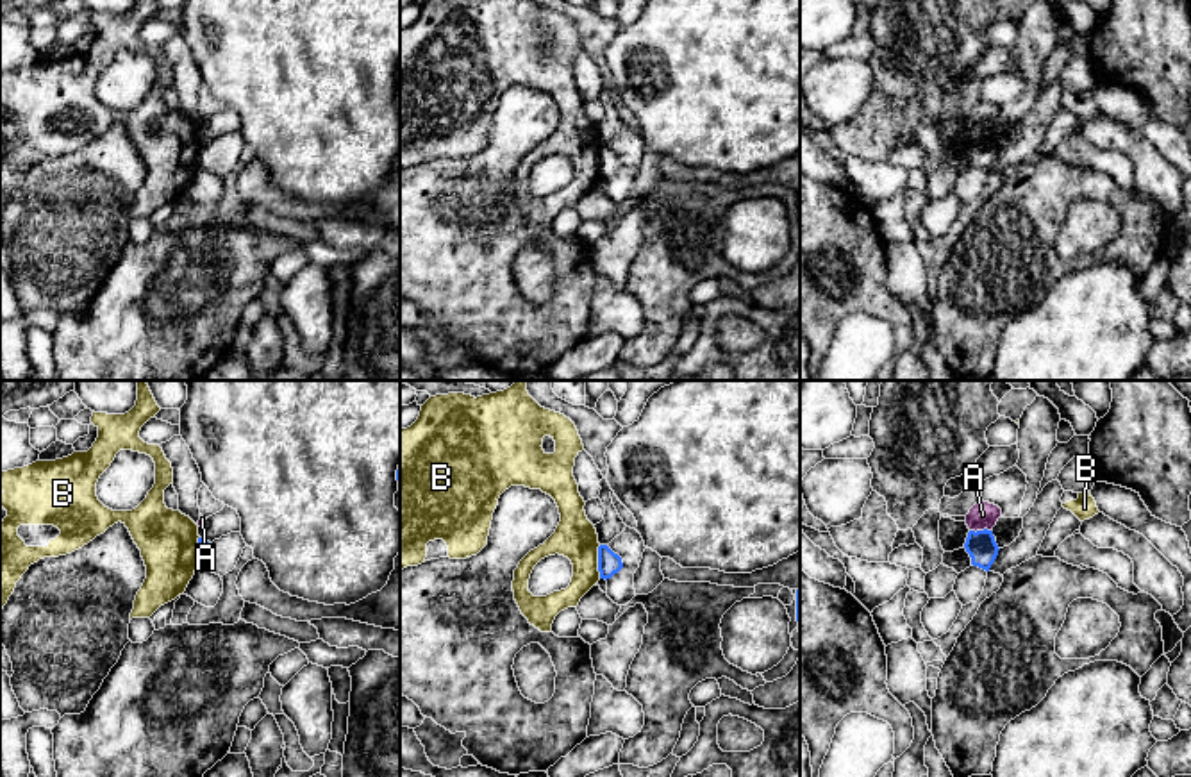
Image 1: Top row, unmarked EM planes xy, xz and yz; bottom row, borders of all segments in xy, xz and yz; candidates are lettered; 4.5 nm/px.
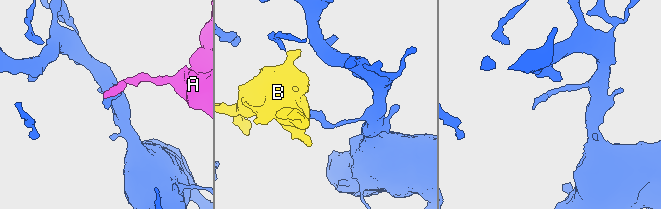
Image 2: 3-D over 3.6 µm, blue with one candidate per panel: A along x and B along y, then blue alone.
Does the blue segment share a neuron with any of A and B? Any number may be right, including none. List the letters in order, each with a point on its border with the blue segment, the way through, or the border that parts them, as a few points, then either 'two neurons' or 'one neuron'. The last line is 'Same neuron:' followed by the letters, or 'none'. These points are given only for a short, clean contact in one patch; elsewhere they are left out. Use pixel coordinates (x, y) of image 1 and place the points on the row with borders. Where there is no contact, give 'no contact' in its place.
A: yz (981, 531) | two neurons
B: xz (599, 561) | along xz (600, 545), (599, 577) | two neurons
Same neuron: none

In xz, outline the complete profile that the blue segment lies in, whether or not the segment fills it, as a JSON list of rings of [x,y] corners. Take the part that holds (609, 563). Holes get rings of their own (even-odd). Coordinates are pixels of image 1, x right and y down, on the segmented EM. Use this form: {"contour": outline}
{"contour": [[[607,545],[598,547],[598,572],[600,579],[611,579],[623,568],[621,557],[614,554]]]}

